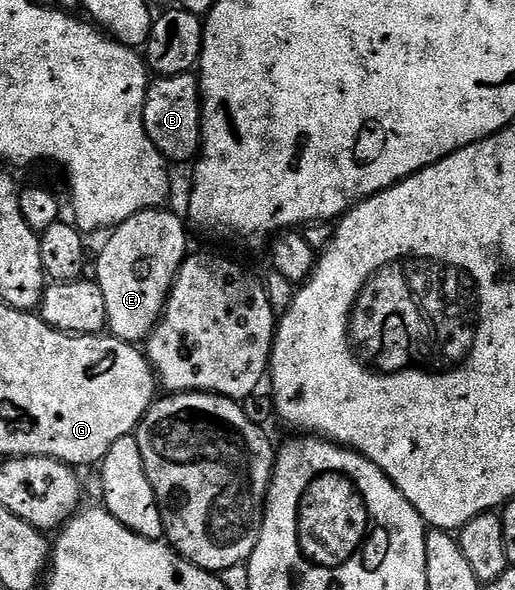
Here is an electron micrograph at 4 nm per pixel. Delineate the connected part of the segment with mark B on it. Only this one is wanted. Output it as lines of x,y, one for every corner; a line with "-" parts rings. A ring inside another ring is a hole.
193,72
154,79
145,95
143,126
147,130
147,138
151,138
166,161
188,165
201,151
200,79

